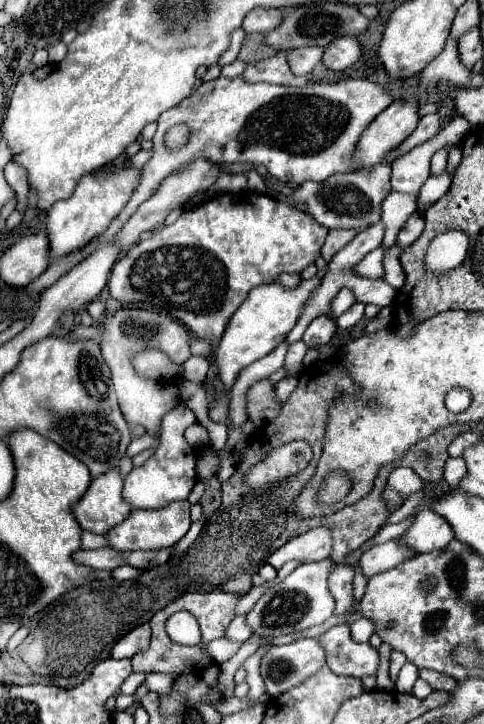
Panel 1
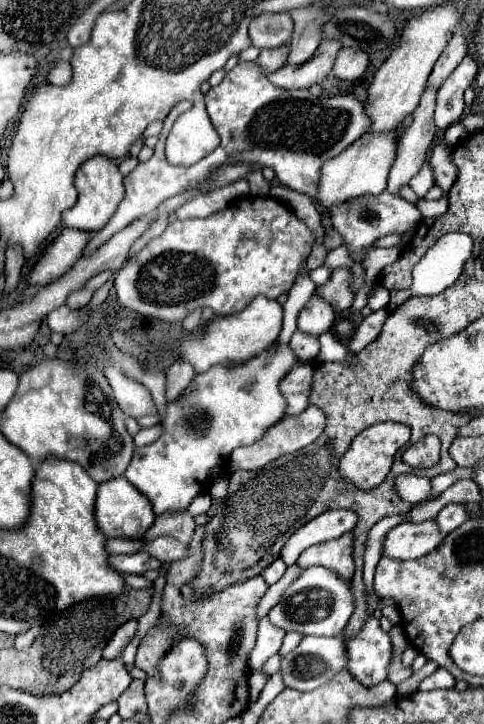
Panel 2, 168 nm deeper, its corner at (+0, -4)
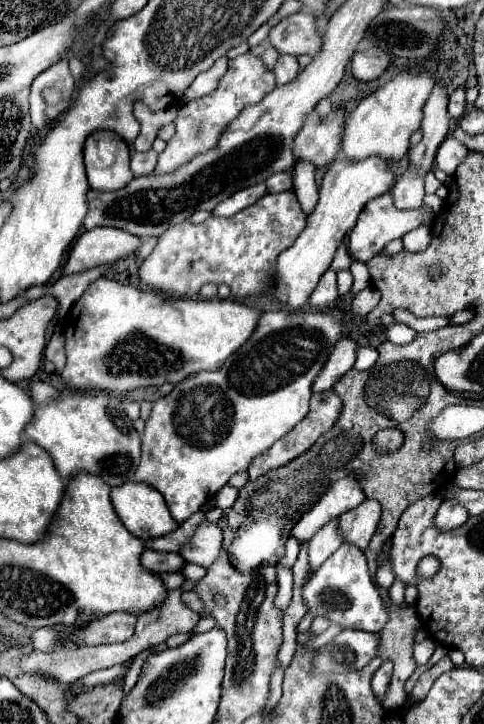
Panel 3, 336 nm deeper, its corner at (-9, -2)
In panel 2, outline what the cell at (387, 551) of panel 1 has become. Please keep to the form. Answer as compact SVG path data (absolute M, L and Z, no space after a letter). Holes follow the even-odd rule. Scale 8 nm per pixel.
M434 521L400 523L388 531L382 545L382 557L392 557L398 561L410 561L410 559L414 561L434 551L440 541L442 533L438 533Z

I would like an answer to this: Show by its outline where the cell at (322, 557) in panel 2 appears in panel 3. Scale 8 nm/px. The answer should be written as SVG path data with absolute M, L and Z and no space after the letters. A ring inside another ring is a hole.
M365 499L359 507L345 511L339 517L339 527L345 541L355 543L359 549L367 549L381 519L381 505L375 499Z

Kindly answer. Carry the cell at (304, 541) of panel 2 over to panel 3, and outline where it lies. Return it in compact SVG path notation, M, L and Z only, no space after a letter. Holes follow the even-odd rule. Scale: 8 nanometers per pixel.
M353 475L337 479L319 497L315 507L311 507L299 519L299 523L295 523L291 533L301 543L309 541L311 535L315 535L315 531L319 531L319 527L323 527L323 523L327 523L327 519L339 517L343 511L349 511L351 507L357 507L359 503L363 503L363 499L365 499L365 493Z

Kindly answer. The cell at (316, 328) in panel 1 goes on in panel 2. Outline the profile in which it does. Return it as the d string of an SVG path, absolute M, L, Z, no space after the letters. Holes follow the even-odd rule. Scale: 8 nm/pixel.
M314 295L306 303L306 307L298 315L298 329L306 335L320 337L322 333L330 331L336 321L334 311L324 301L314 301Z

